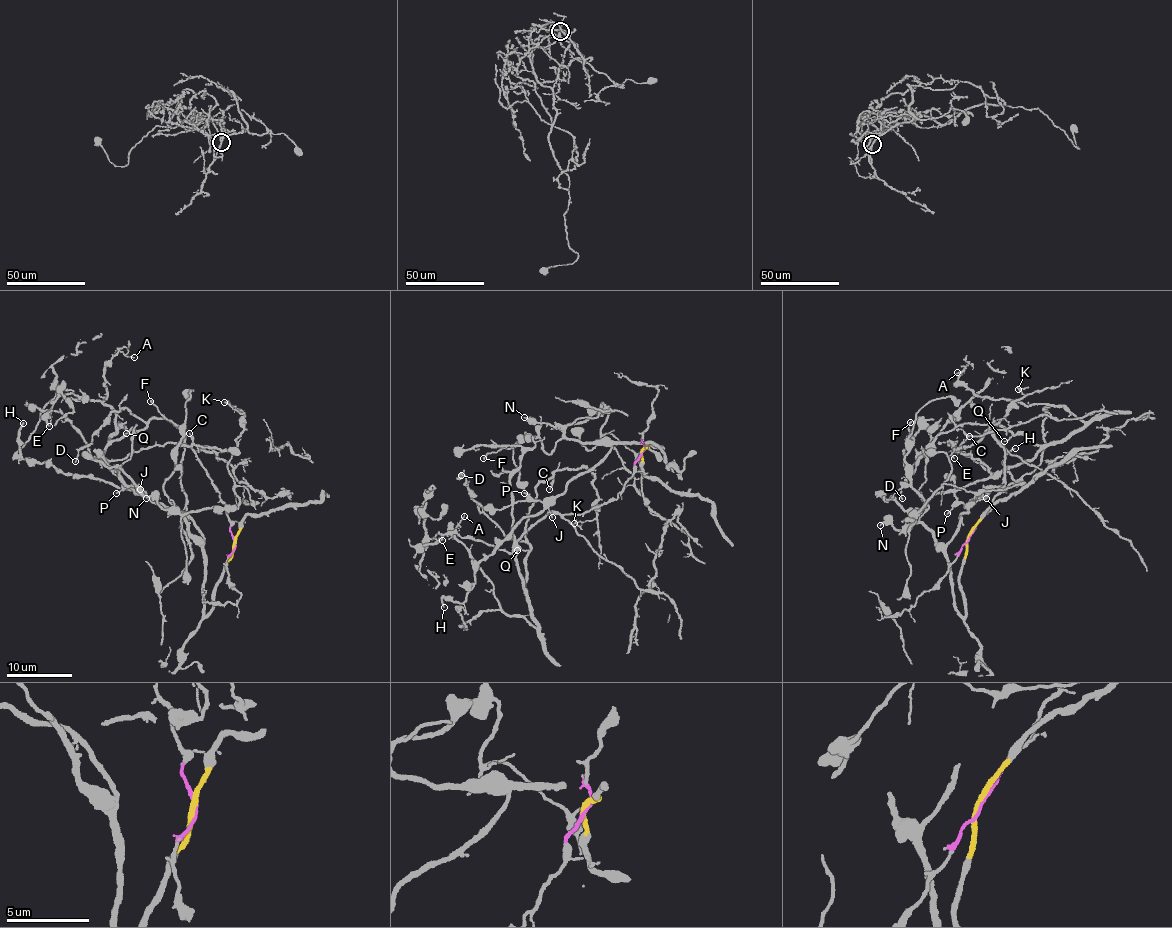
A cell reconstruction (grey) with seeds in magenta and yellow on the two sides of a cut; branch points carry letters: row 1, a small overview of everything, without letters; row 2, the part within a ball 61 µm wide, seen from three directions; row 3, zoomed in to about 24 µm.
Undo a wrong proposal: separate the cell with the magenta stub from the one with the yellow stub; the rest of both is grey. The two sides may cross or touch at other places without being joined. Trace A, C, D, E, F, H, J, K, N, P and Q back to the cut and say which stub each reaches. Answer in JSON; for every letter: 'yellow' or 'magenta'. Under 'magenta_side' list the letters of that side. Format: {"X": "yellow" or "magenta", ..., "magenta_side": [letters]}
{"A": "magenta", "C": "magenta", "D": "magenta", "E": "magenta", "F": "yellow", "H": "yellow", "J": "yellow", "K": "magenta", "N": "yellow", "P": "yellow", "Q": "magenta", "magenta_side": ["A", "C", "D", "E", "K", "Q"]}

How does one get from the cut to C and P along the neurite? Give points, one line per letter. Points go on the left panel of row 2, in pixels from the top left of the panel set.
C: (235, 542), (219, 491), (166, 419), (112, 441), (104, 458), (189, 446), (189, 432)
P: (235, 542), (217, 584), (213, 608), (206, 616), (203, 537), (195, 521), (133, 490), (122, 487), (115, 493)

